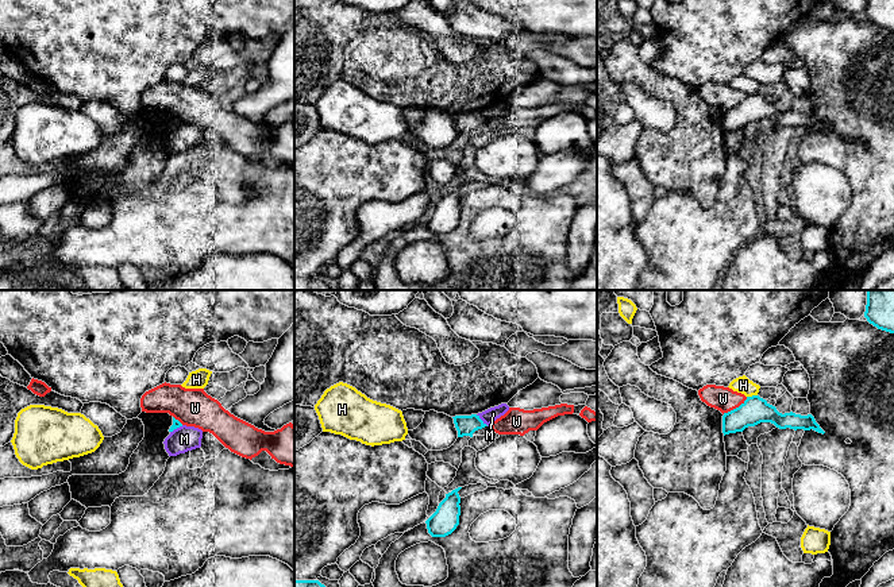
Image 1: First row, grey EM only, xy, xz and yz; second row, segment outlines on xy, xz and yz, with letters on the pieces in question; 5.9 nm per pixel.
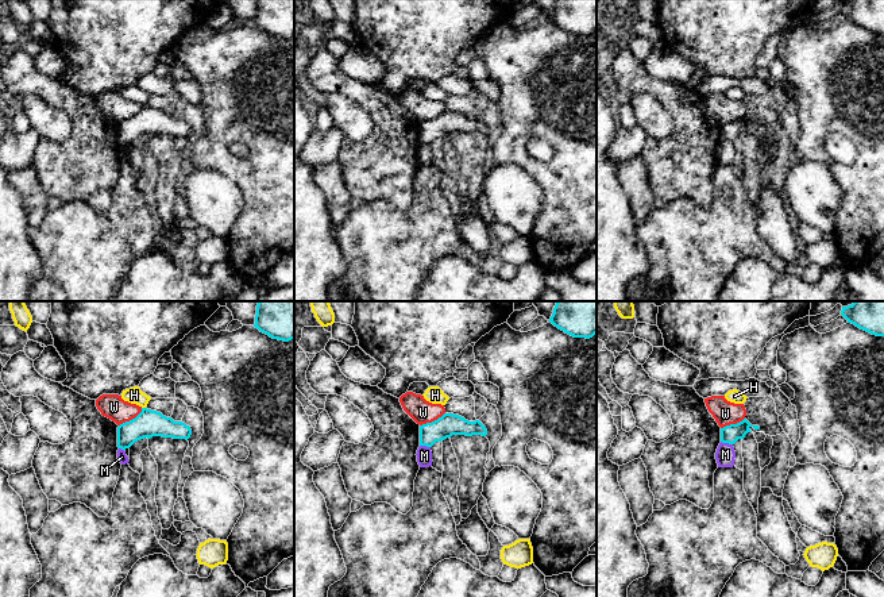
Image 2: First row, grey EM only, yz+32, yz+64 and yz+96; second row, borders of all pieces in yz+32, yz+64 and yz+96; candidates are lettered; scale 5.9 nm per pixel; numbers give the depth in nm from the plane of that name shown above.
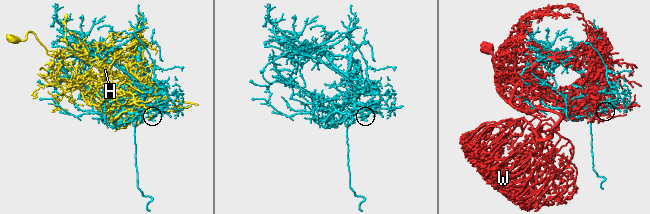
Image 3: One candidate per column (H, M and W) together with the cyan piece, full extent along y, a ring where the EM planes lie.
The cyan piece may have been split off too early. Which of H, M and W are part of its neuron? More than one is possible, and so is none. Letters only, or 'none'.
none

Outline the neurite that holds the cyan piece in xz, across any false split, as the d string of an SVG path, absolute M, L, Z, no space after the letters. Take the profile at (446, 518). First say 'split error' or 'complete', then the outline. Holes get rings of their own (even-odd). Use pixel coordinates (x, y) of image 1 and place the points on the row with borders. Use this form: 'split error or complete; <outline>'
complete; M458 487L446 494L446 498L439 503L436 511L425 521L428 533L432 537L446 537L459 525L461 497L458 491L461 488Z

